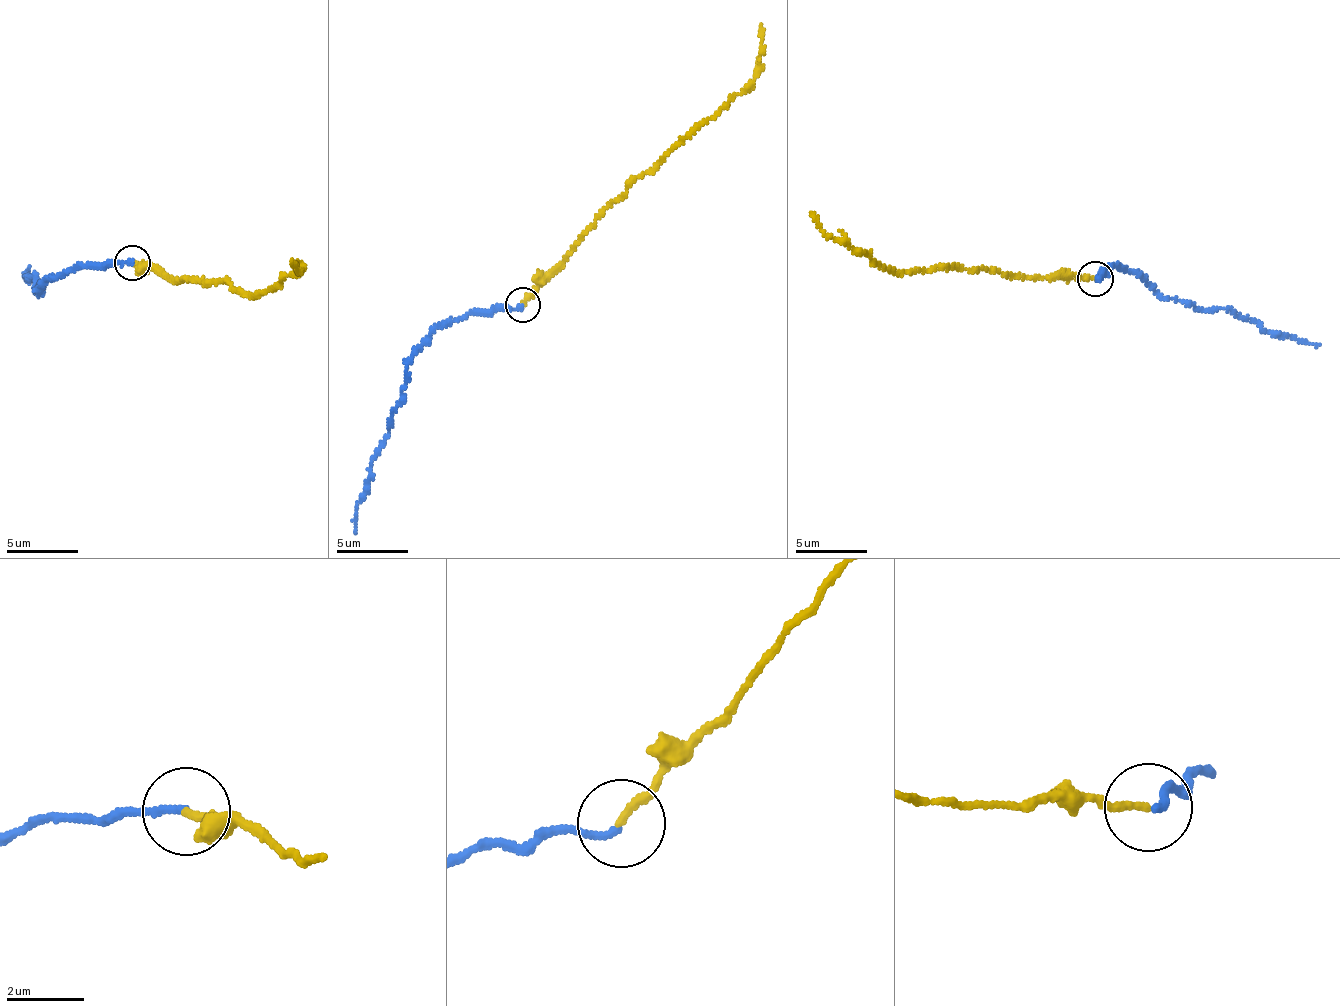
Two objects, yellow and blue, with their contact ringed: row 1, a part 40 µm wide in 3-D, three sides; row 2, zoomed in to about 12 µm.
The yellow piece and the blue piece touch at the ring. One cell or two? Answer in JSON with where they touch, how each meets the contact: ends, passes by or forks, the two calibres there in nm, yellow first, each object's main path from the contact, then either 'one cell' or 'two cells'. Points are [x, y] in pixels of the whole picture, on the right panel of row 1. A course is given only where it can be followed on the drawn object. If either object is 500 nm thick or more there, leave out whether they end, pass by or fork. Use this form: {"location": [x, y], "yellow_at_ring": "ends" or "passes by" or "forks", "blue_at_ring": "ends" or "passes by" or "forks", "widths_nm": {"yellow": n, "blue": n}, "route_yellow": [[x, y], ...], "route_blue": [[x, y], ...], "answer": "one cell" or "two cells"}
{"location": [1095, 279], "yellow_at_ring": "ends", "blue_at_ring": "ends", "widths_nm": {"yellow": 200, "blue": 160}, "route_yellow": [[1096, 277], [1012, 278], [943, 268], [902, 274], [835, 241], [811, 213]], "route_blue": [[1096, 277], [1118, 263], [1165, 297], [1206, 309], [1227, 308], [1269, 331], [1319, 344]], "answer": "one cell"}

